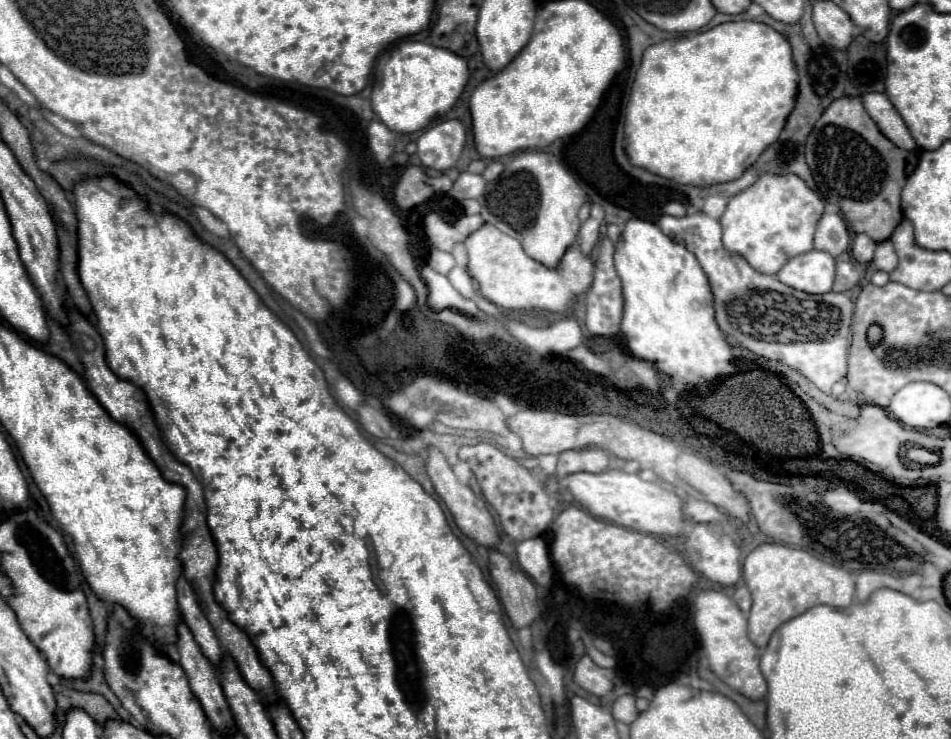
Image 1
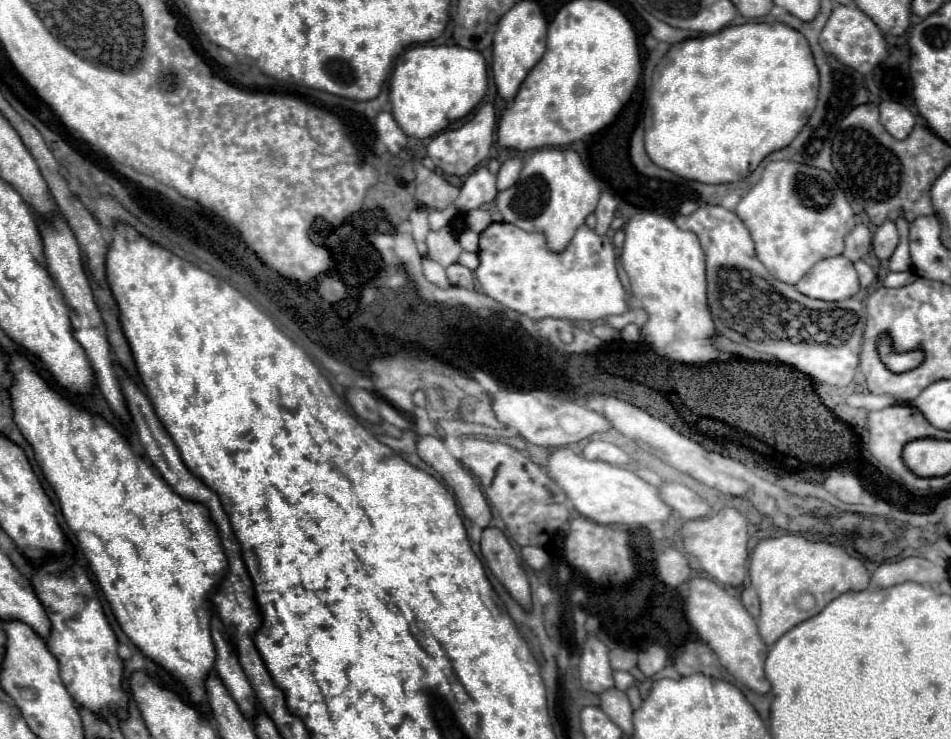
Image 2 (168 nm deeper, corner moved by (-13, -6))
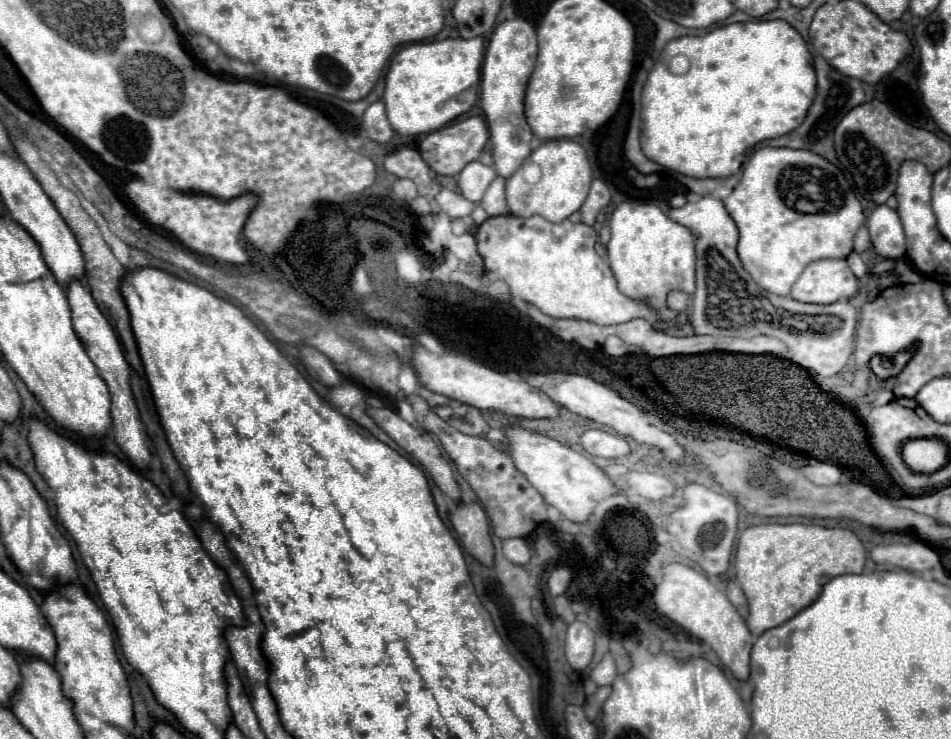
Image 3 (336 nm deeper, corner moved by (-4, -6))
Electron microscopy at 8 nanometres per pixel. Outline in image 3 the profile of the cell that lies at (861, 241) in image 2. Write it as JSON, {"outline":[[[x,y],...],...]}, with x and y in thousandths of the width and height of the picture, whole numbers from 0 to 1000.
{"outline":[[[904,307],[902,315],[900,315],[900,321],[898,321],[898,340],[900,340],[900,342],[909,342],[909,340],[913,340],[915,334],[917,334],[915,315],[913,315],[911,307]]]}

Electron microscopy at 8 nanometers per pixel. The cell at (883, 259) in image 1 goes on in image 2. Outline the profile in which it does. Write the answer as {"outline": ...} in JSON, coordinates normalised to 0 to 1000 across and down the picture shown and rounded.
{"outline":[[[943,296],[943,313],[945,313],[945,332],[935,350],[935,367],[958,367],[956,302],[952,296]]]}

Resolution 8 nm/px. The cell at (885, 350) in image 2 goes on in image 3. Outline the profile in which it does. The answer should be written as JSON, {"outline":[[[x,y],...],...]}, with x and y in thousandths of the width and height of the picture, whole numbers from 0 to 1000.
{"outline":[[[961,472],[948,475],[936,484],[924,480],[919,482],[919,486],[915,488],[915,499],[917,499],[917,505],[926,514],[941,510],[953,495],[957,483],[959,483],[960,475]]]}

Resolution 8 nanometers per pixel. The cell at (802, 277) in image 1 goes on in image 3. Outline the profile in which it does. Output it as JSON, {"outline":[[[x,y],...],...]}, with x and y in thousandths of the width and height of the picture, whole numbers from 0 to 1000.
{"outline":[[[864,350],[848,361],[835,383],[831,402],[841,410],[890,407],[902,394],[902,378],[887,350]]]}

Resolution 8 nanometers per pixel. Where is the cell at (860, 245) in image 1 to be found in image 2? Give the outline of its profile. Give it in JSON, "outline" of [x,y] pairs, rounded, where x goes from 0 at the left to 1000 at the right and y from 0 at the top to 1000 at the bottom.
{"outline":[[[933,299],[928,304],[922,307],[920,318],[918,318],[918,342],[922,350],[935,350],[939,337],[943,334],[945,318],[943,318],[943,307],[941,302]]]}

